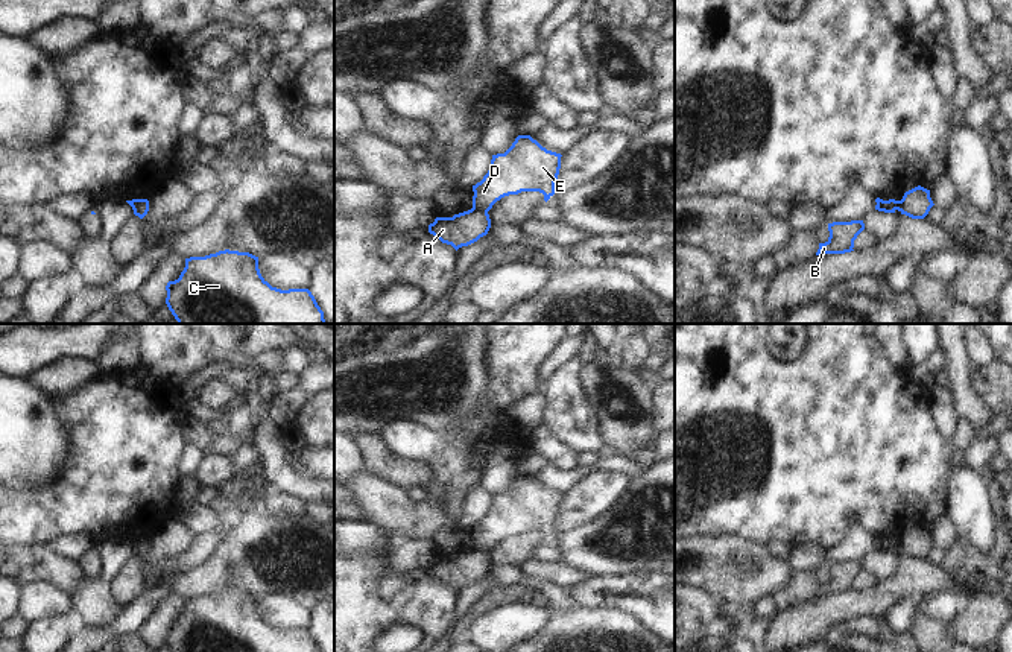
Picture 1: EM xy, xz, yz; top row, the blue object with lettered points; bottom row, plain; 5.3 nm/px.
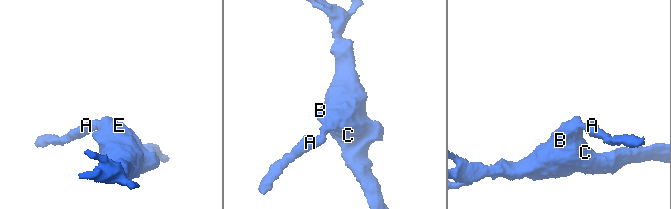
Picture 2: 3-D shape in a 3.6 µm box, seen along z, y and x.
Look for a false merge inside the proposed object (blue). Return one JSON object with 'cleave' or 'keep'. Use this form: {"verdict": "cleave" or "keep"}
{"verdict": "cleave"}

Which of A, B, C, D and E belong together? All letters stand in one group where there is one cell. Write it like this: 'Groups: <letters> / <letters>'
Groups: A / B C D E

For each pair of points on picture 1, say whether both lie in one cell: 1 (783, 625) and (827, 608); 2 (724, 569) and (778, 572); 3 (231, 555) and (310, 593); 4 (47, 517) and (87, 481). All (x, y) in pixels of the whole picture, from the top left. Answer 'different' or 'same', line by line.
1: same
2: same
3: same
4: same

